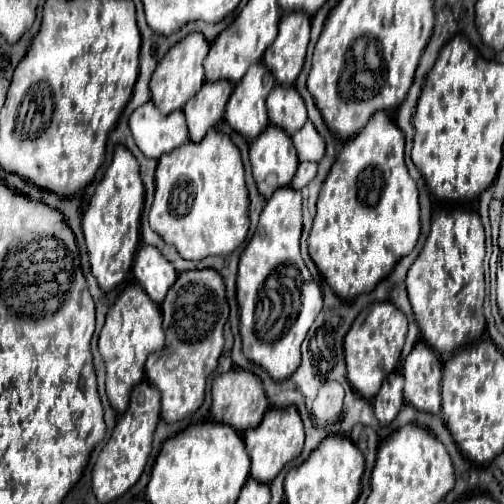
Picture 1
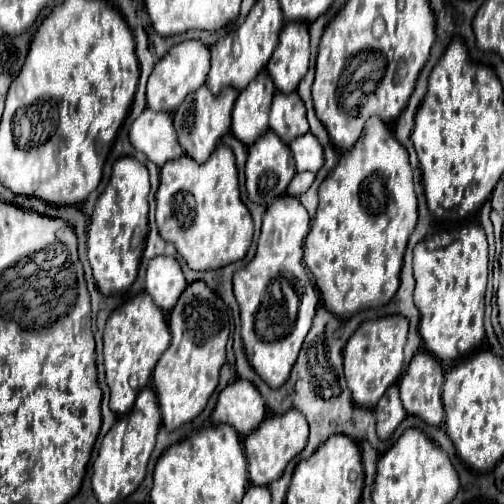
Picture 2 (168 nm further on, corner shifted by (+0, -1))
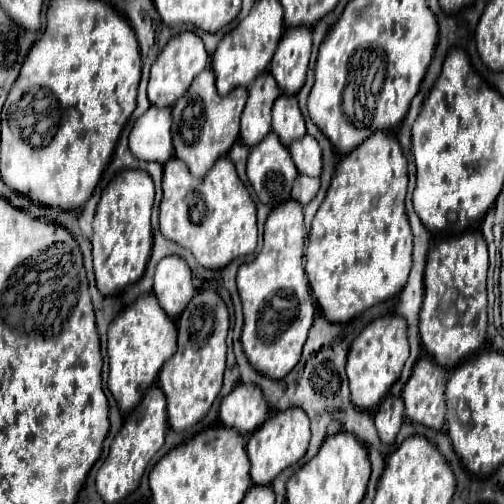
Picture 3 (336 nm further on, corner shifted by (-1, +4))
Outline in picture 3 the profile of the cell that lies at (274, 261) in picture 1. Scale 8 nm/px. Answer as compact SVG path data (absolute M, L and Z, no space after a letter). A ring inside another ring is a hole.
M288 199L286 203L280 203L276 209L272 209L272 213L264 223L264 247L260 255L254 259L254 263L240 267L236 275L236 283L238 283L242 307L244 307L244 329L242 329L244 353L250 365L258 373L268 375L272 379L284 379L296 367L316 315L314 297L312 297L306 269L304 269L306 231L302 235L302 219L304 219L304 207L300 207L300 203L296 203L294 199Z

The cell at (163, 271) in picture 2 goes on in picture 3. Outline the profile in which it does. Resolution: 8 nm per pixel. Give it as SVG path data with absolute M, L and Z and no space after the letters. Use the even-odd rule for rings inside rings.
M170 255L158 263L152 293L158 297L162 309L172 319L176 319L184 311L184 307L194 295L194 287L192 287L192 271L182 257Z

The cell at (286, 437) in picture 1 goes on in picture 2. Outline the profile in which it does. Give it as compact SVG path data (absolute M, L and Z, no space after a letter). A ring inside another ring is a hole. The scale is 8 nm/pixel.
M291 408L289 412L281 416L267 416L263 424L251 432L251 436L245 438L245 456L247 456L247 468L249 468L249 480L257 486L269 486L271 482L279 480L287 468L287 464L305 448L307 444L309 426L305 416Z

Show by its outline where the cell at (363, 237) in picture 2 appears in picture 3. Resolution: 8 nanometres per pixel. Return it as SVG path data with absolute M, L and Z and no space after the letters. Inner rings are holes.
M376 131L336 165L336 173L330 181L326 197L312 221L306 247L306 275L314 299L324 317L332 323L350 321L372 305L378 305L402 291L410 273L414 245L414 235L404 211L406 189L406 159L402 155L400 143L390 133Z

